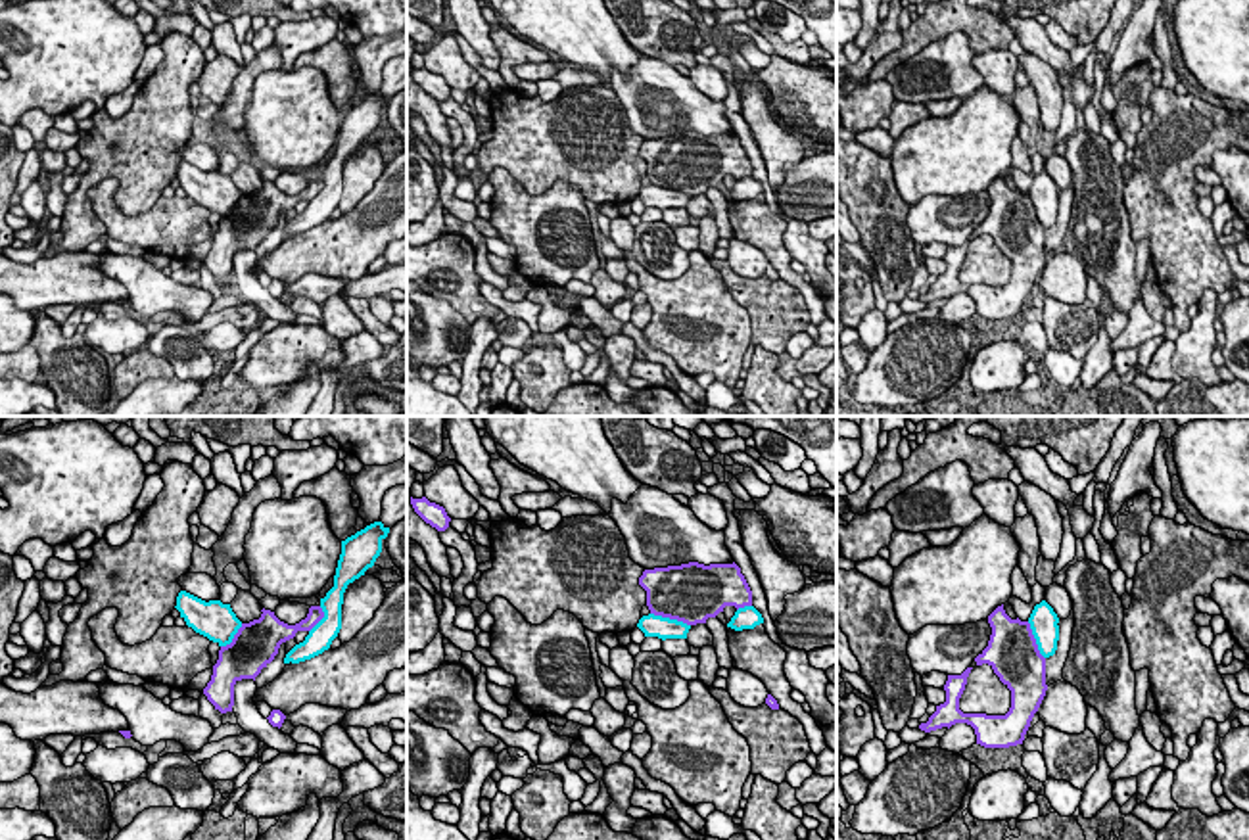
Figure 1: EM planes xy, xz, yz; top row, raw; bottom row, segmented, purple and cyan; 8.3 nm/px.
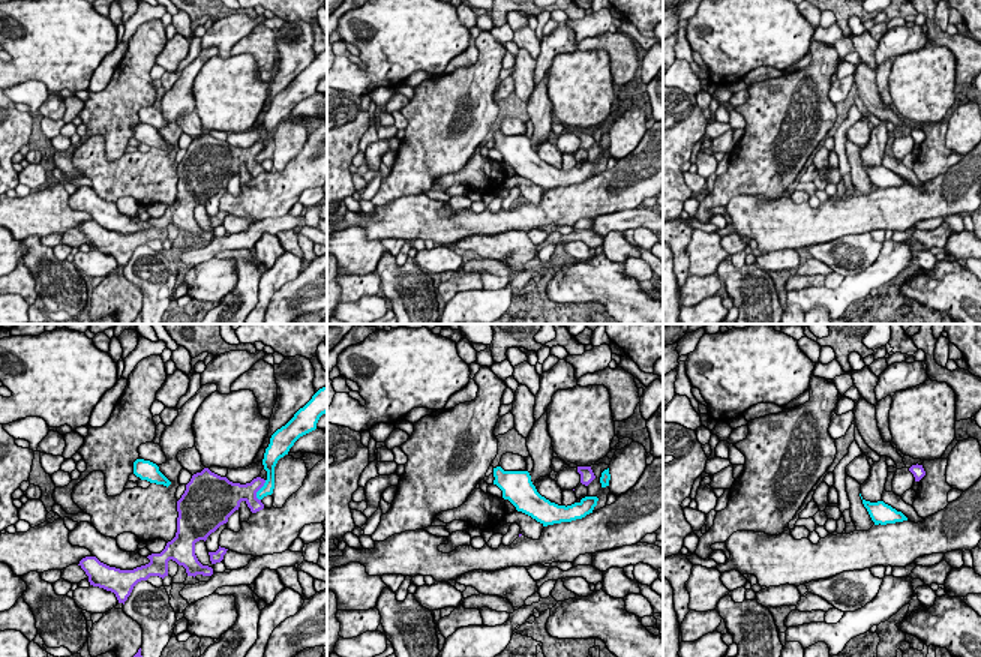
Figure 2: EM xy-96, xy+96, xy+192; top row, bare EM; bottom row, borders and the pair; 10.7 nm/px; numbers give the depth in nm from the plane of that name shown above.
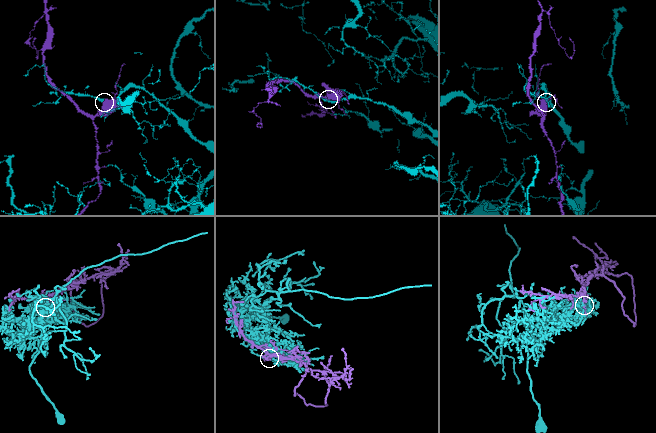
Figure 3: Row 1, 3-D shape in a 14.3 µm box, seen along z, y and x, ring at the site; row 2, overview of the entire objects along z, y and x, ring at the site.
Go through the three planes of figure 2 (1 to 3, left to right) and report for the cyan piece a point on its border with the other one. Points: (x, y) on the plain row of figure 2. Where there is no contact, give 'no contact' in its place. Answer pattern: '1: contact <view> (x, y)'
1: contact xy-96 (258, 153)
2: no contact
3: no contact

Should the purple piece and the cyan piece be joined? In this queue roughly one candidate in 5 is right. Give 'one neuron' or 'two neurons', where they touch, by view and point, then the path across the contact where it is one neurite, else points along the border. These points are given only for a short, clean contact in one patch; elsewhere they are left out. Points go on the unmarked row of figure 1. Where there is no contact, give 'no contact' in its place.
two neurons; contact xz (670, 188)

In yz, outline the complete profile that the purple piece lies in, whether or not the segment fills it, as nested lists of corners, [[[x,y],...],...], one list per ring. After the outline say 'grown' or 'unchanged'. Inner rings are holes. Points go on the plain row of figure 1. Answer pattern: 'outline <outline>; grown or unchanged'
outline [[[1003,175],[990,186],[992,205],[988,217],[975,228],[977,236],[988,234],[1000,251],[1011,261],[1011,278],[1005,286],[963,284],[959,268],[973,238],[961,245],[948,245],[946,272],[919,299],[925,303],[967,293],[975,299],[977,315],[984,318],[1009,318],[1023,315],[1034,284],[1038,282],[1046,255],[1046,228],[1040,224],[1030,194],[1011,190]]]; unchanged

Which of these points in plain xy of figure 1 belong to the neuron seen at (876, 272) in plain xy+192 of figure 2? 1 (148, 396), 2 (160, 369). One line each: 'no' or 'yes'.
1: yes
2: no

